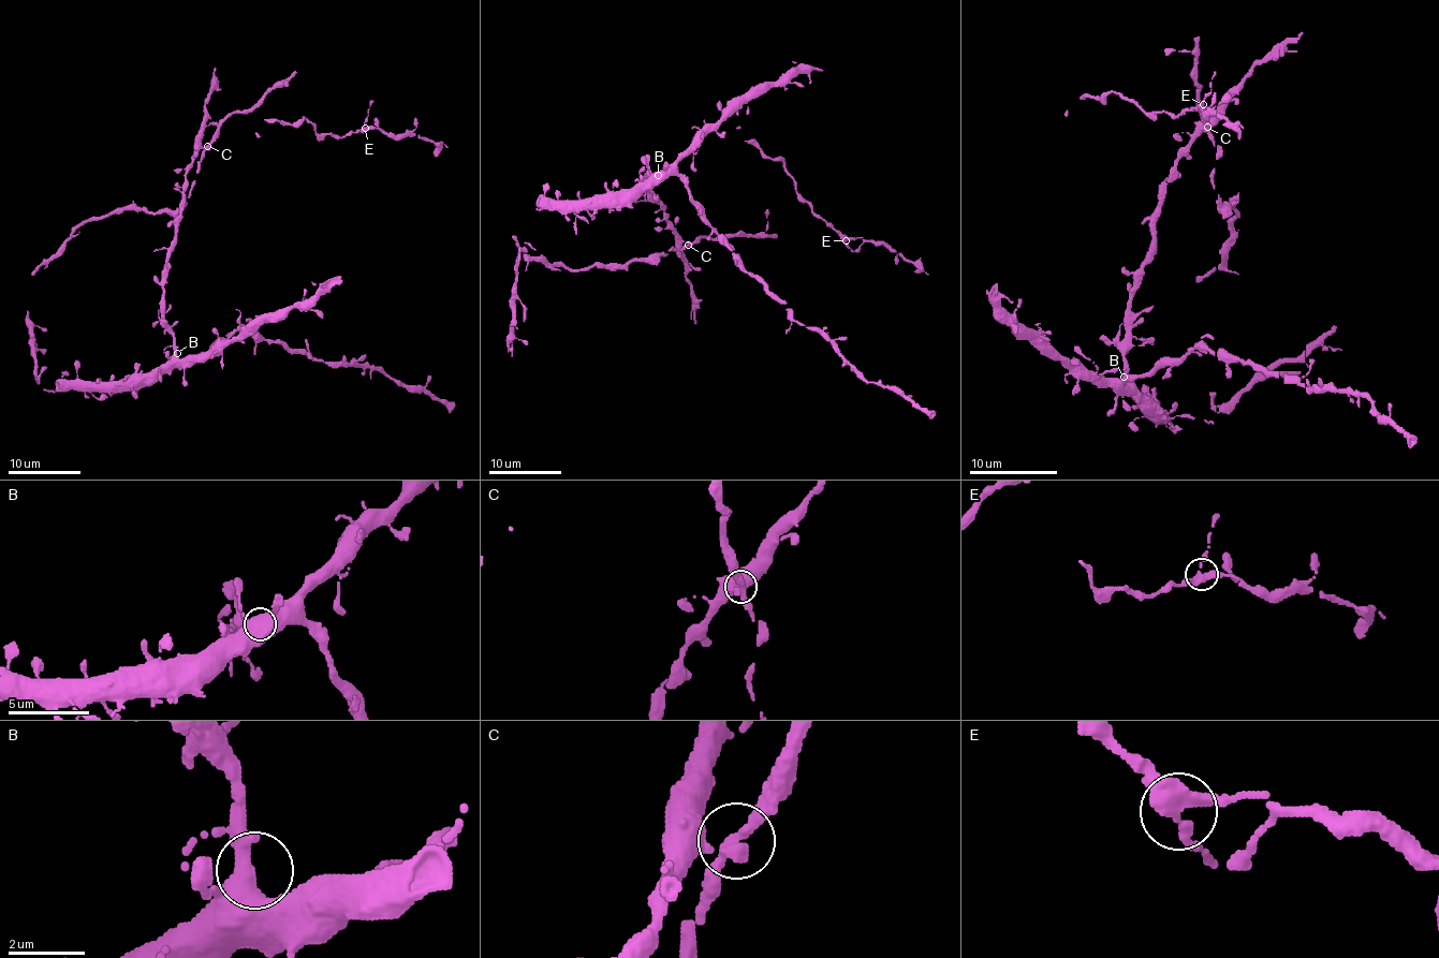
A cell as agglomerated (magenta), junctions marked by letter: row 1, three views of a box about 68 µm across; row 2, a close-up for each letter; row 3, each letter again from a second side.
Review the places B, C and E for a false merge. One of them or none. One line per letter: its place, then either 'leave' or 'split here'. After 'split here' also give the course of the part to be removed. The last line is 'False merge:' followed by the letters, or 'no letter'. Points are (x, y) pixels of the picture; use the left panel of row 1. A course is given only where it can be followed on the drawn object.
B: at (177, 353); leave
C: at (207, 146); leave
E: at (365, 128); leave
False merge: no letter

